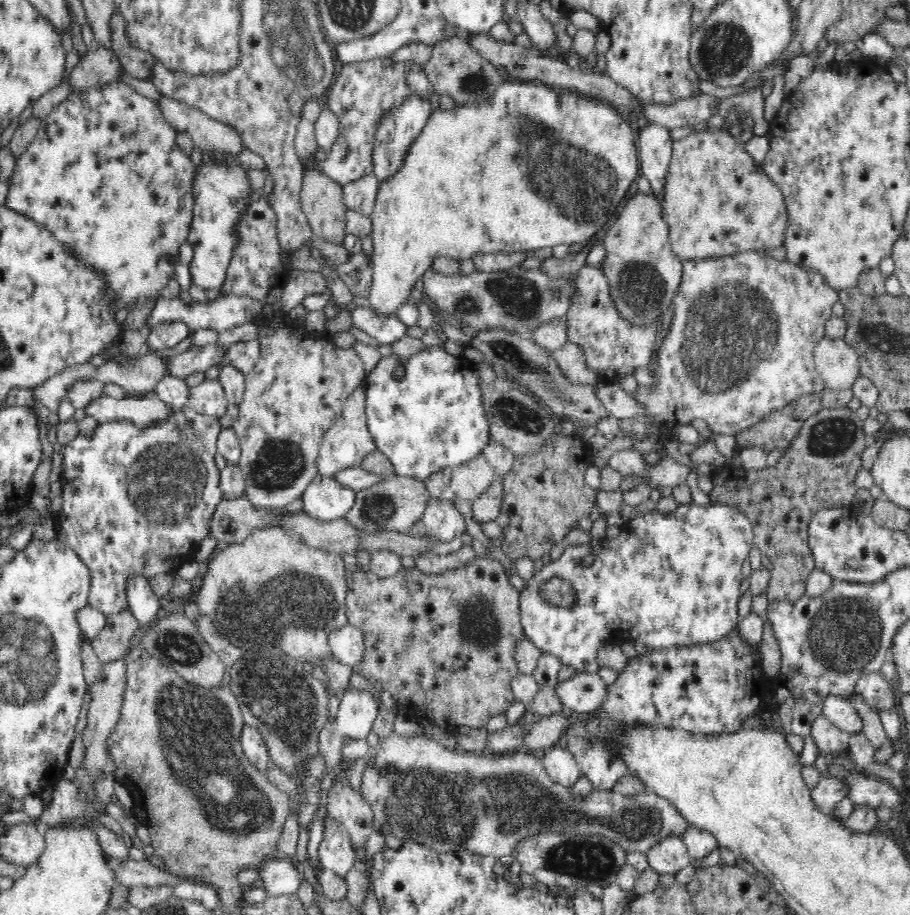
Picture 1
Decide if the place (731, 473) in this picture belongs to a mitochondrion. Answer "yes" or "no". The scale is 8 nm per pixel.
no

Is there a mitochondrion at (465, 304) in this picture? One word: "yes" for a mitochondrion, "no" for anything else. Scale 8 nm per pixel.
yes

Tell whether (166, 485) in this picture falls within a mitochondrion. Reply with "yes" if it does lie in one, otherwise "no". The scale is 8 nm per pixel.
yes

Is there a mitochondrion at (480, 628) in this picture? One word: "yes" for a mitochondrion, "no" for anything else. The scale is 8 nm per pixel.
yes

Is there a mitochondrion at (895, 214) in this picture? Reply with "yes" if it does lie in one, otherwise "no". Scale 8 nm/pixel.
no

